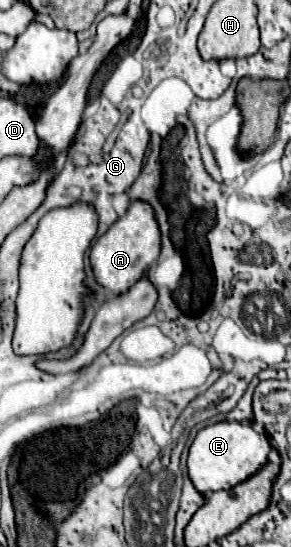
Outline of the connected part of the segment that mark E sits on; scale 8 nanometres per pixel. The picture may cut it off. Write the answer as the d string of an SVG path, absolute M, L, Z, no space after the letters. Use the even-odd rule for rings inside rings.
M217 422L205 426L197 432L189 456L187 456L187 474L201 494L209 494L215 490L229 490L253 476L265 462L271 444L263 432L257 432L251 424L243 422Z

